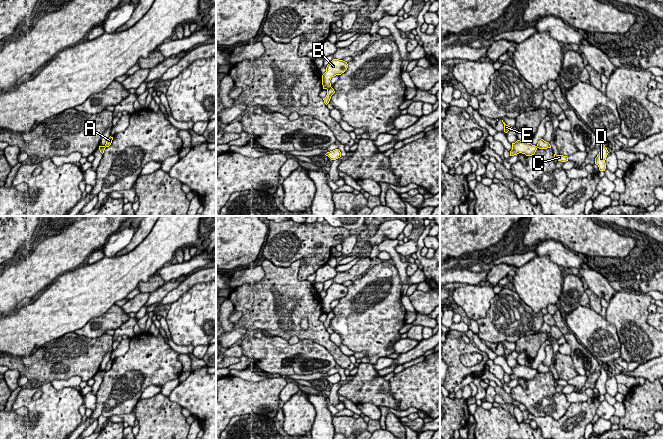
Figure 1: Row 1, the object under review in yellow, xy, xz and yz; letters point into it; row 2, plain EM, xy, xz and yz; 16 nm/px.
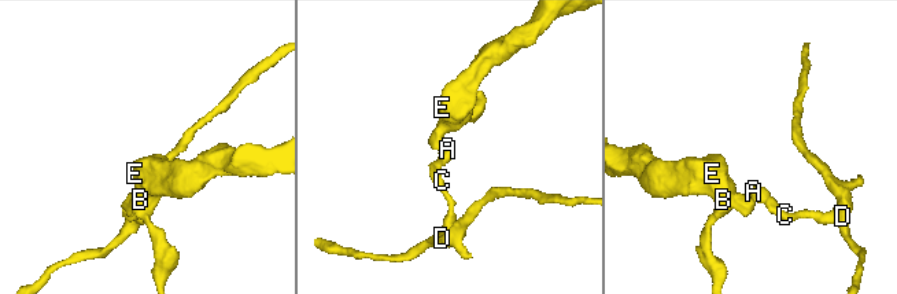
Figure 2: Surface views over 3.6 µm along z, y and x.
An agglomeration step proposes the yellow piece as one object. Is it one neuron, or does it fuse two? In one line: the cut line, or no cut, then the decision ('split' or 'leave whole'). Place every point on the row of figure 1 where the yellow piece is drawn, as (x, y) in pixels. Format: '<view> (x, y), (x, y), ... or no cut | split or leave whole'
xz (331, 87), (327, 89) | split

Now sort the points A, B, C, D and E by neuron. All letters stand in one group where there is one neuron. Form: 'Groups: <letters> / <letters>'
Groups: A C D / B E

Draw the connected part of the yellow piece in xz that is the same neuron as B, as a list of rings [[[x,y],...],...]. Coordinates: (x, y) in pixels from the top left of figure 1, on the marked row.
[[[333,59],[326,67],[326,72],[322,75],[323,89],[331,88],[330,80],[336,75],[341,75],[348,68],[347,62],[339,59]]]

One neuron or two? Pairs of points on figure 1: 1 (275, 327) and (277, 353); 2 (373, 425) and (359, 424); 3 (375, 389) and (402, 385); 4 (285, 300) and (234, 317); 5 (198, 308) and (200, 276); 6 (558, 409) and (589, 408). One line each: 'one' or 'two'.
1: two
2: two
3: two
4: two
5: two
6: two

